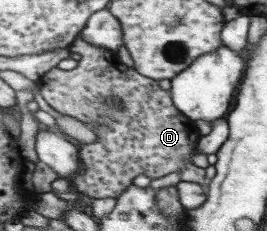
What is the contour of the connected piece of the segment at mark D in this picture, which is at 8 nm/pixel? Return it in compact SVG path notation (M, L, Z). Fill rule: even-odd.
M81 34L69 49L80 56L78 65L71 71L55 67L39 81L39 88L44 100L54 110L91 125L96 133L97 140L94 143L79 145L80 170L70 178L70 186L74 191L94 200L119 198L138 179L148 181L179 172L181 181L198 182L208 193L211 180L205 178L205 169L191 162L191 156L202 136L199 135L195 120L174 104L171 91L163 90L157 80L145 76L135 66L125 66L115 51L95 46L82 38ZM111 96L120 98L120 109L108 103Z

